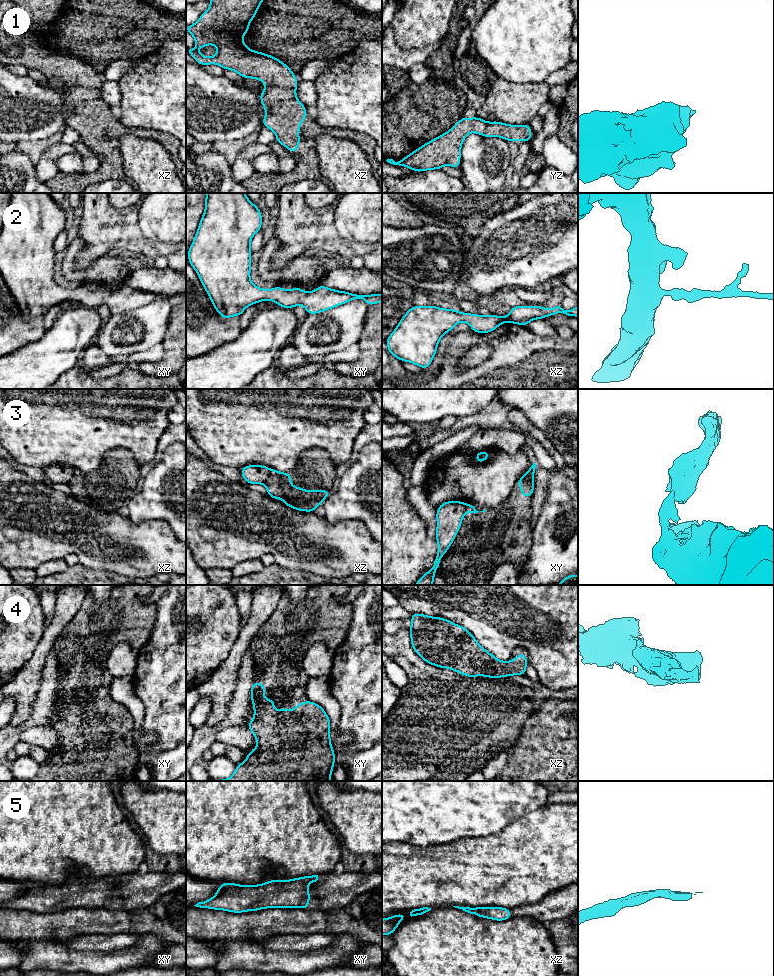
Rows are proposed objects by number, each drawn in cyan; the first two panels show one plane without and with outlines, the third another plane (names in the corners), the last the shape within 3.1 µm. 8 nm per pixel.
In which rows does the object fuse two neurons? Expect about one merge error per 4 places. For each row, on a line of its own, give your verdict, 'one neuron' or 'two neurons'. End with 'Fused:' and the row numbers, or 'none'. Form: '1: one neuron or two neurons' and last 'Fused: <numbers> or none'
1: one neuron
2: one neuron
3: two neurons
4: one neuron
5: one neuron
Fused: 3

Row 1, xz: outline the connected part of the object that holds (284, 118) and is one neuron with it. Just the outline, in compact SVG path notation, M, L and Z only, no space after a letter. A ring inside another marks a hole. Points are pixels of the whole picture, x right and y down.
M209 0L210 8L186 30L194 37L198 48L214 44L218 53L205 57L195 48L186 48L186 51L199 65L217 64L224 70L237 72L242 78L264 82L266 88L259 99L267 114L262 125L276 134L277 142L297 154L301 143L299 127L307 111L297 100L295 73L279 59L250 50L242 40L262 1Z

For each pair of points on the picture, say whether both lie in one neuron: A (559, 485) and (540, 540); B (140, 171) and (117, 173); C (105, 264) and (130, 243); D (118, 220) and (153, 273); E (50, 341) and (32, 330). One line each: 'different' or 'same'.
A: same
B: different
C: different
D: different
E: different

